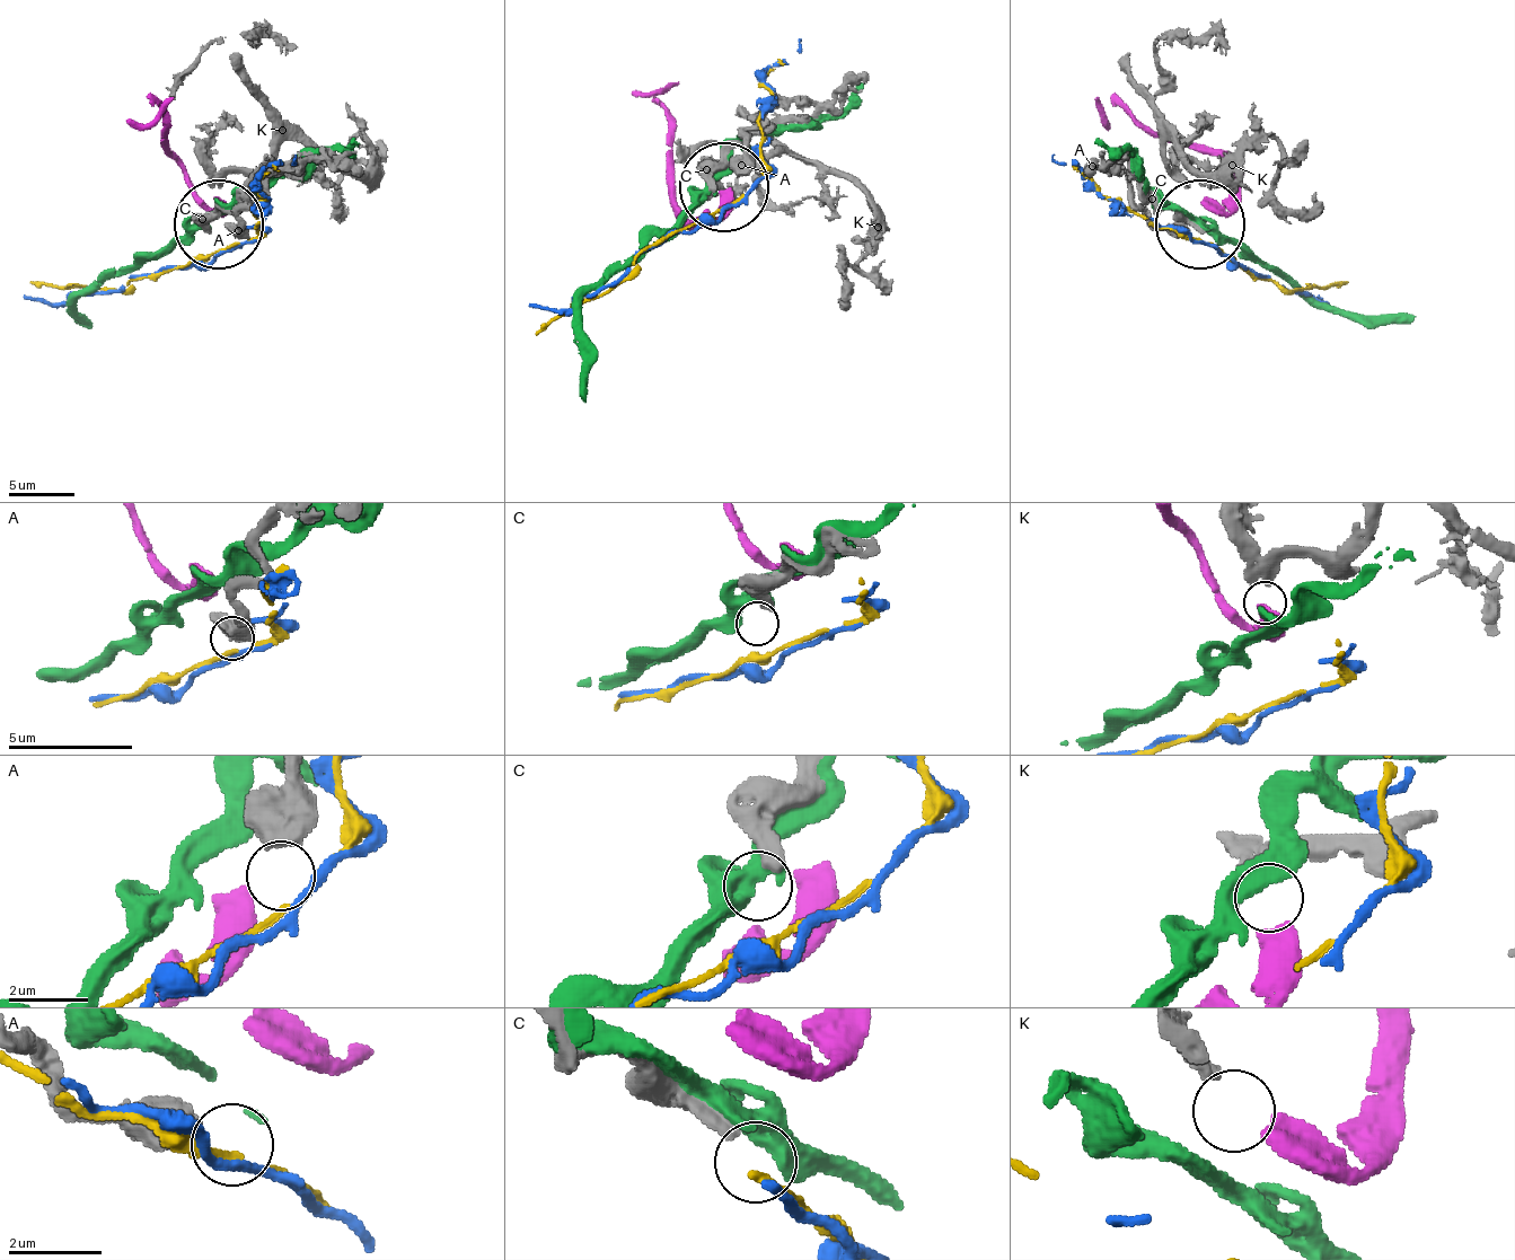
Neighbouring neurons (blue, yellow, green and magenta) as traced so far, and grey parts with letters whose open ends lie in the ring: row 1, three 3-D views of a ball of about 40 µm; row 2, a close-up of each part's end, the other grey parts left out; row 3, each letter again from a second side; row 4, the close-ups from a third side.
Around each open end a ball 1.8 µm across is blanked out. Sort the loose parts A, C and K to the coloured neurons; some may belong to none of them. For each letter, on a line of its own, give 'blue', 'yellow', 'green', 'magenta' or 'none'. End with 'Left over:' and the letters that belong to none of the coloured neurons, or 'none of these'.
A: none
C: none
K: magenta
Left over: A, C

